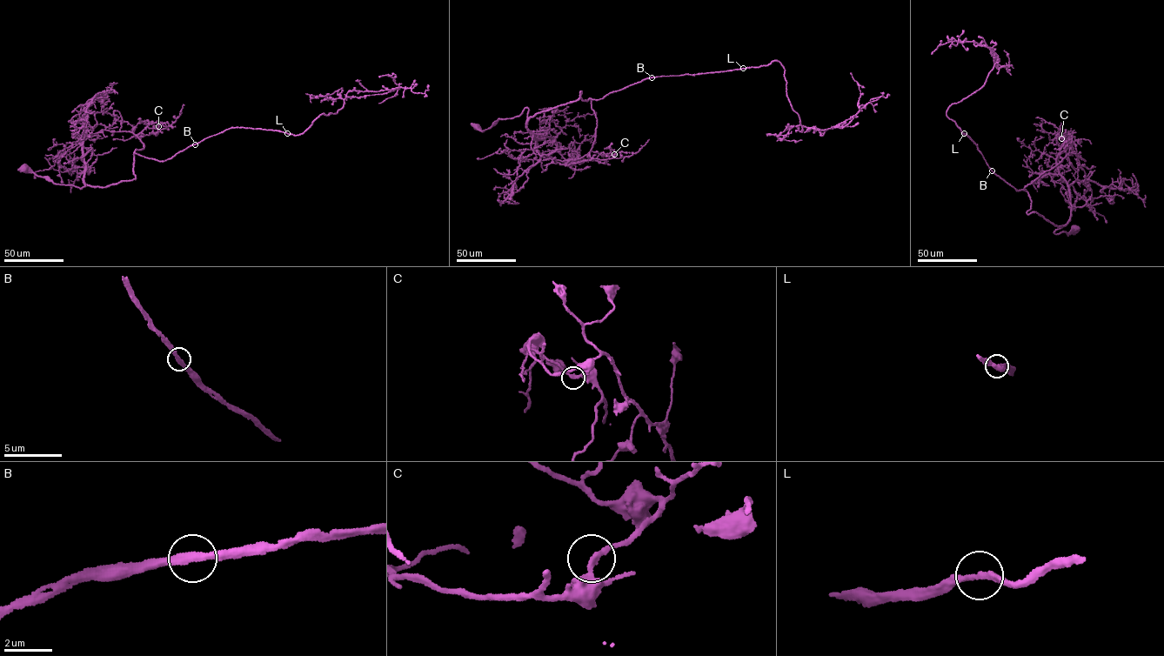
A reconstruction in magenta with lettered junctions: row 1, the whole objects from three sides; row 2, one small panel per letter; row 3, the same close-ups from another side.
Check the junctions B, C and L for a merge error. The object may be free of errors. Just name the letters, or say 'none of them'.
none of them

